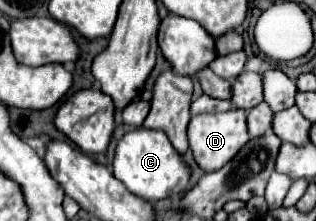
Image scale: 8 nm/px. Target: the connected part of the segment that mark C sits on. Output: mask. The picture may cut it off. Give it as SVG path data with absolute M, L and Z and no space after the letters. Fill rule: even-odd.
M135 128L129 130L115 148L113 158L113 176L125 184L125 188L149 202L157 202L163 198L177 198L189 184L189 168L183 158L175 152L169 138L161 130Z

